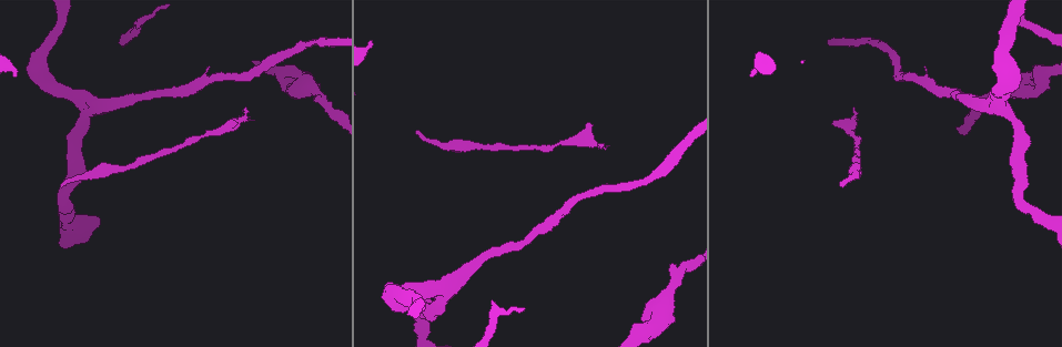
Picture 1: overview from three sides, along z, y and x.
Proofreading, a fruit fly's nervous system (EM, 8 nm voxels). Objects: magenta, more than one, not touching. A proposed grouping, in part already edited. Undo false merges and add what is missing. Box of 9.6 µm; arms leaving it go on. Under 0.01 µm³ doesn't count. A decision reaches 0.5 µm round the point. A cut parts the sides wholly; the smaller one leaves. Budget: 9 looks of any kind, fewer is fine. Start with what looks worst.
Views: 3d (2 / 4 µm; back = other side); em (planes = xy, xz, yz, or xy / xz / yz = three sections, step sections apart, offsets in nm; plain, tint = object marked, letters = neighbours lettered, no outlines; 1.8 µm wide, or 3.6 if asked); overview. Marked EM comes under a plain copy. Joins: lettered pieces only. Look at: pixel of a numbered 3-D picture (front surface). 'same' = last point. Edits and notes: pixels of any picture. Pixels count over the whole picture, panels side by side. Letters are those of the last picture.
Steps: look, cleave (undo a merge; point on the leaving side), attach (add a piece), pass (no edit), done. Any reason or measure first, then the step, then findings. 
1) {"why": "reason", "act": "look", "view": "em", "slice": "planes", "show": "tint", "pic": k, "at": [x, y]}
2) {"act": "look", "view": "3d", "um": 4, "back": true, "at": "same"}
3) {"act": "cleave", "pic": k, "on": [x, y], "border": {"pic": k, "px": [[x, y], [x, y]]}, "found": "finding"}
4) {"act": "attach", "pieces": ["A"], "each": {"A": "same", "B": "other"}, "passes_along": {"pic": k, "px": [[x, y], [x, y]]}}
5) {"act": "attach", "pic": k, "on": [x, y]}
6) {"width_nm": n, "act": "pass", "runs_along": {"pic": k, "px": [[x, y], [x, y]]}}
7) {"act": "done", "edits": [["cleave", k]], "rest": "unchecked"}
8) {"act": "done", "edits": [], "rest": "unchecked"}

{"why": "free end", "act": "look", "view": "em", "slice": "planes", "show": "letters", "pic": 1, "at": [246, 109]}

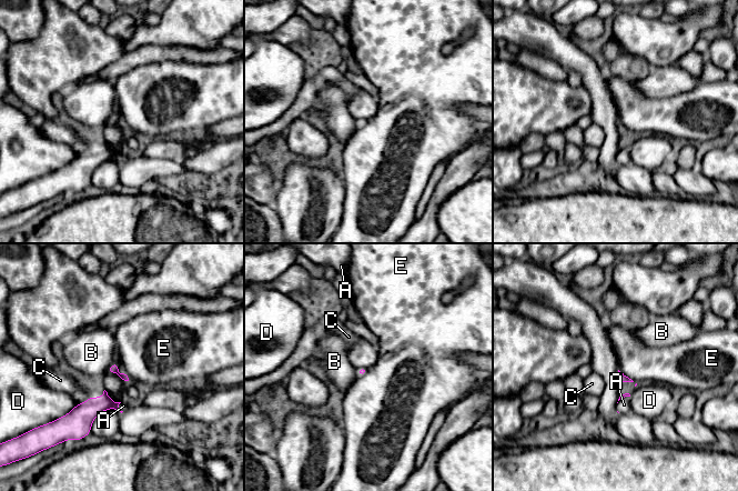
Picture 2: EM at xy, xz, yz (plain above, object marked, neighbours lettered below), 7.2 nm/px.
{"act": "attach", "pieces": ["A"], "each": {"A": "same", "B": "other", "C": "other", "D": "other", "E": "other"}, "found": "it goes on there"}

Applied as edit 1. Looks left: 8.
{"act": "look", "view": "em", "slice": "planes", "show": "tint", "pic": 1, "at": [83, 102]}

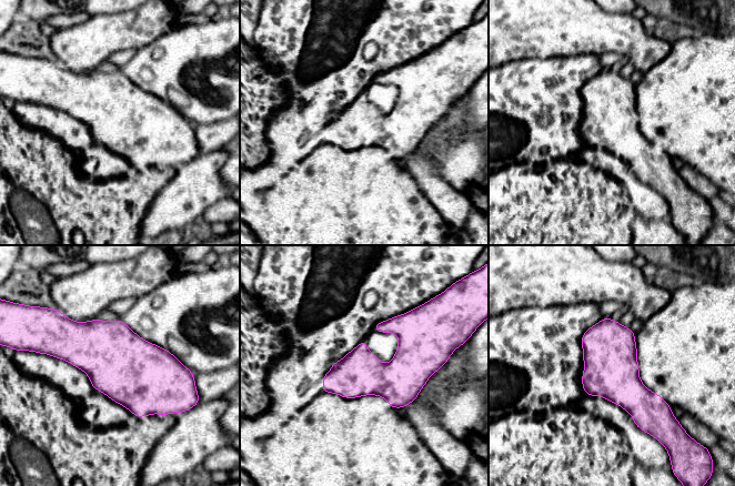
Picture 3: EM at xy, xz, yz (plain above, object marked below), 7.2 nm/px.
{"why": "what lies round it", "act": "look", "view": "em", "slice": "planes", "show": "letters", "at": "same"}

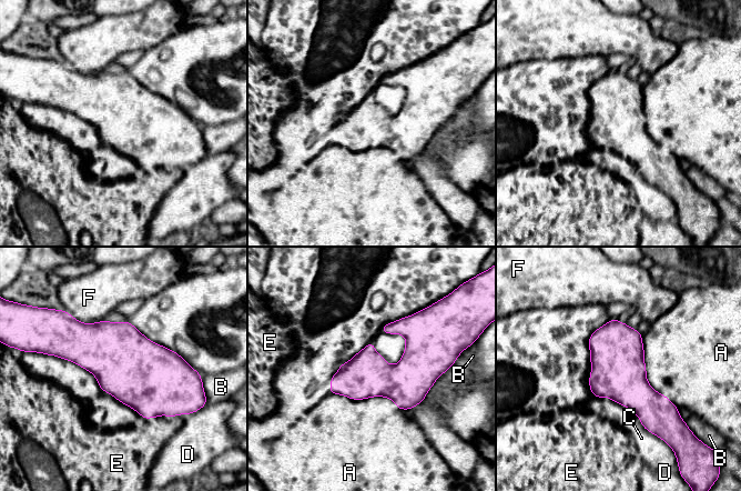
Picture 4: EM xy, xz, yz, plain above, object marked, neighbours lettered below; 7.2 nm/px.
{"width_nm": 340, "act": "pass", "each": {"A": "other", "B": "other", "C": "other", "D": "other", "E": "other", "F": "other"}, "border": {"pic": 4, "px": [[641, 334], [647, 381], [679, 409]]}, "found": "continuous, no second neuron"}

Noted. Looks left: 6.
{"act": "done", "edits": [["attach", 2]], "rest": "unchecked"}

